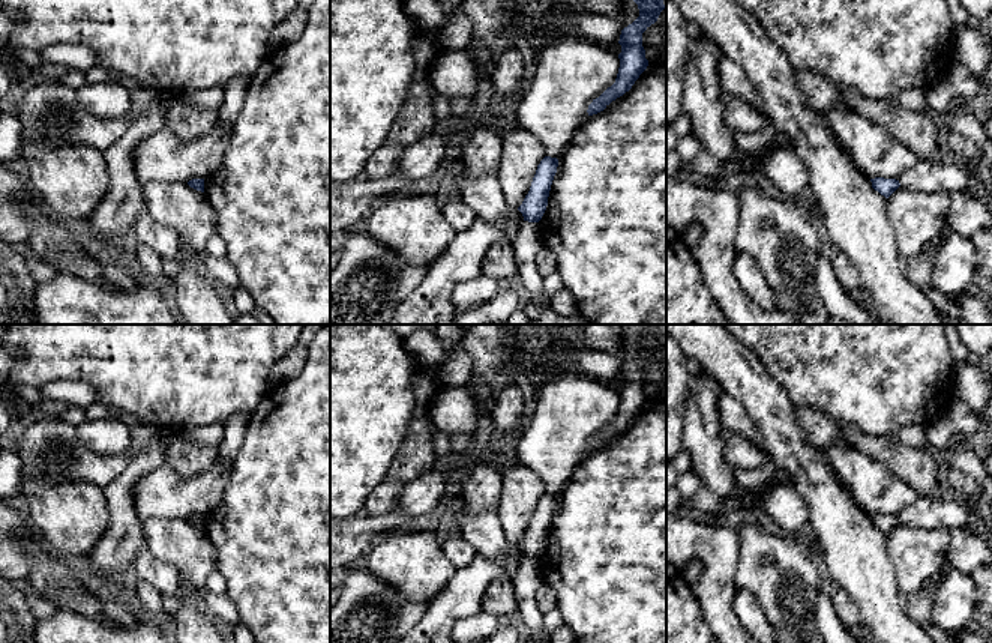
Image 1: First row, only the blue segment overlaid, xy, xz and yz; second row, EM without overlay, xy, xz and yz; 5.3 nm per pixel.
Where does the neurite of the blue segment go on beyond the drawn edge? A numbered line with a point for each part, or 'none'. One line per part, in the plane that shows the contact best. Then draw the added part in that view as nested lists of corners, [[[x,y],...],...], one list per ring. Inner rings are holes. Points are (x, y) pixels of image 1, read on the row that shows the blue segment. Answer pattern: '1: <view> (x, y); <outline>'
none

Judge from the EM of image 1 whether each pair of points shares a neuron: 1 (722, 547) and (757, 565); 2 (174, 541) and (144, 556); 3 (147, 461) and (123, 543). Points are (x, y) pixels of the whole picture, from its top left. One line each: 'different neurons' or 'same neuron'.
1: different neurons
2: different neurons
3: same neuron

